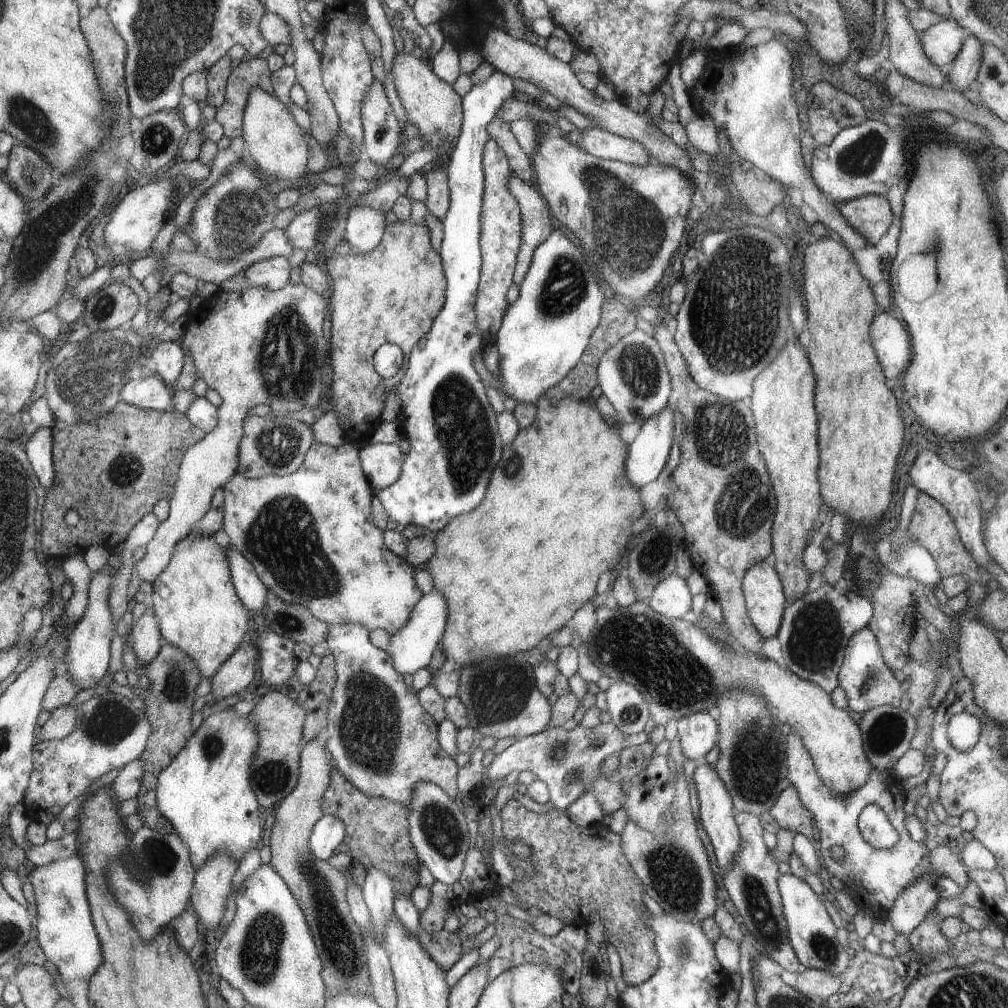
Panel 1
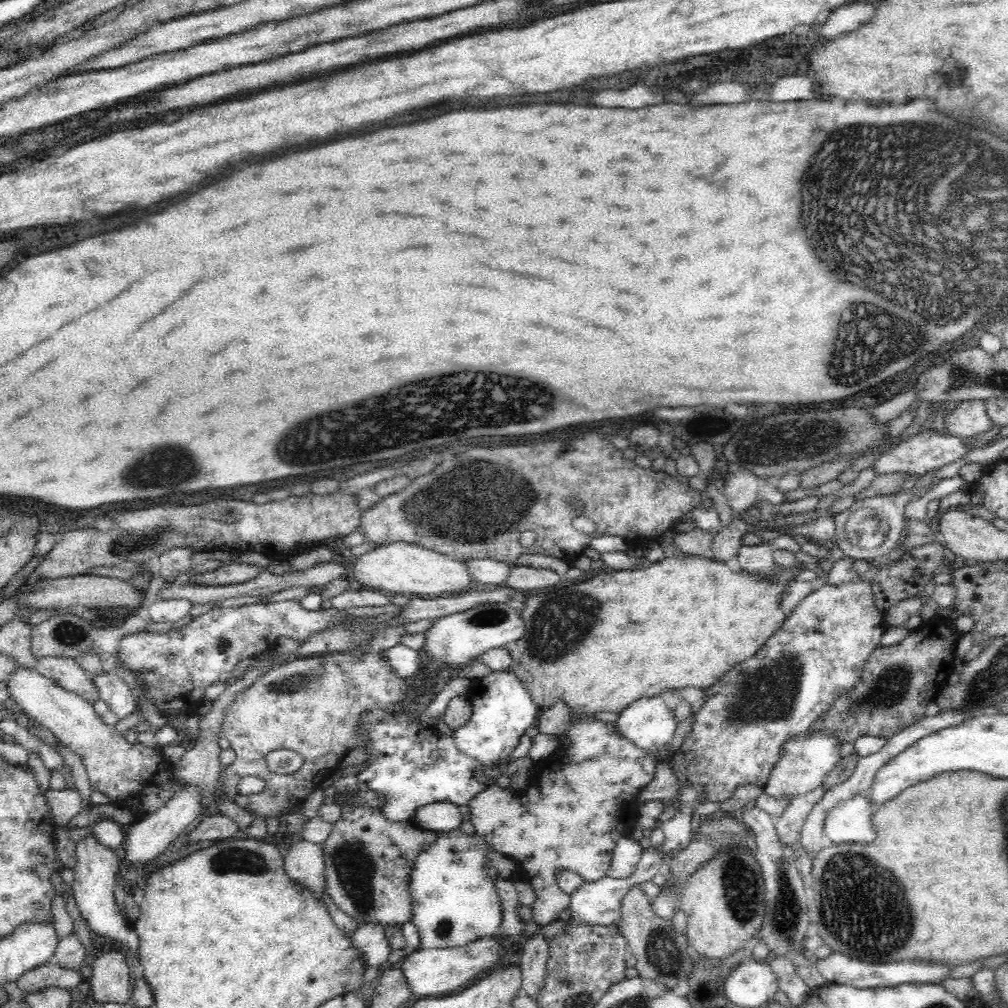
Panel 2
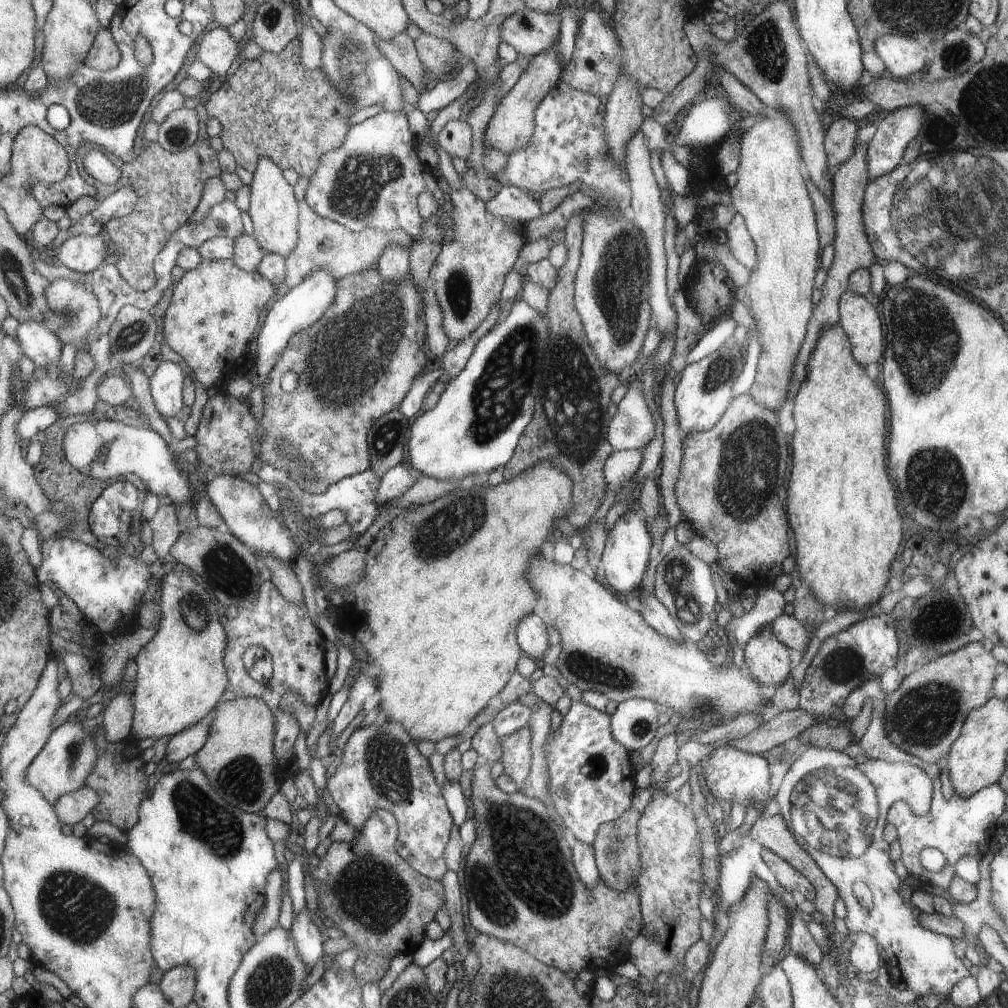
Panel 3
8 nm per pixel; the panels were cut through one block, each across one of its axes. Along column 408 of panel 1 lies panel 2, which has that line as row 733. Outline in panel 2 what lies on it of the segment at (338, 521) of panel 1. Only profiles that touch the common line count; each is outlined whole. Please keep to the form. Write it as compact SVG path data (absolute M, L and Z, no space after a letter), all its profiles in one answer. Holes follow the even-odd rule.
M570 718L570 724L566 728L566 736L570 740L570 746L566 750L554 751L552 756L548 757L548 760L544 762L536 762L533 766L536 766L536 772L538 772L538 778L530 784L530 788L526 790L524 796L516 796L512 790L502 790L500 786L485 786L483 789L477 792L472 799L469 800L468 806L470 807L471 823L474 824L475 834L484 837L493 850L500 852L505 857L510 859L515 865L516 870L520 874L524 874L535 892L534 902L531 904L533 912L533 922L539 925L541 928L549 925L552 921L558 919L558 912L565 911L565 914L569 912L568 908L571 905L571 895L567 894L556 883L556 876L562 870L572 871L578 876L582 877L585 881L596 882L600 878L607 876L608 870L611 868L612 854L616 841L622 837L628 837L630 834L630 806L634 806L638 798L638 794L642 788L648 786L652 780L654 780L654 774L656 774L657 759L653 753L647 753L640 747L636 746L631 740L628 740L627 736L623 736L623 732L620 732L619 728L612 726L612 724L604 724L604 722L590 722L590 718Z

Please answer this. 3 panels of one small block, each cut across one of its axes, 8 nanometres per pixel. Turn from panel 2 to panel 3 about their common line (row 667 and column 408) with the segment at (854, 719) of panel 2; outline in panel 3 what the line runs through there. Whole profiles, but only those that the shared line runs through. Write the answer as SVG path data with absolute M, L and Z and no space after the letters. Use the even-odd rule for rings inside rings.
M385 809L376 810L366 820L364 829L358 833L359 838L355 844L334 841L326 855L320 858L316 868L310 867L318 901L322 902L327 916L334 921L336 930L342 930L342 936L349 938L358 952L352 972L361 988L369 983L378 984L386 975L391 960L386 960L385 956L412 955L418 949L424 941L424 924L435 920L438 910L445 902L442 882L418 873L398 854L395 844L399 835L400 826L394 814Z

